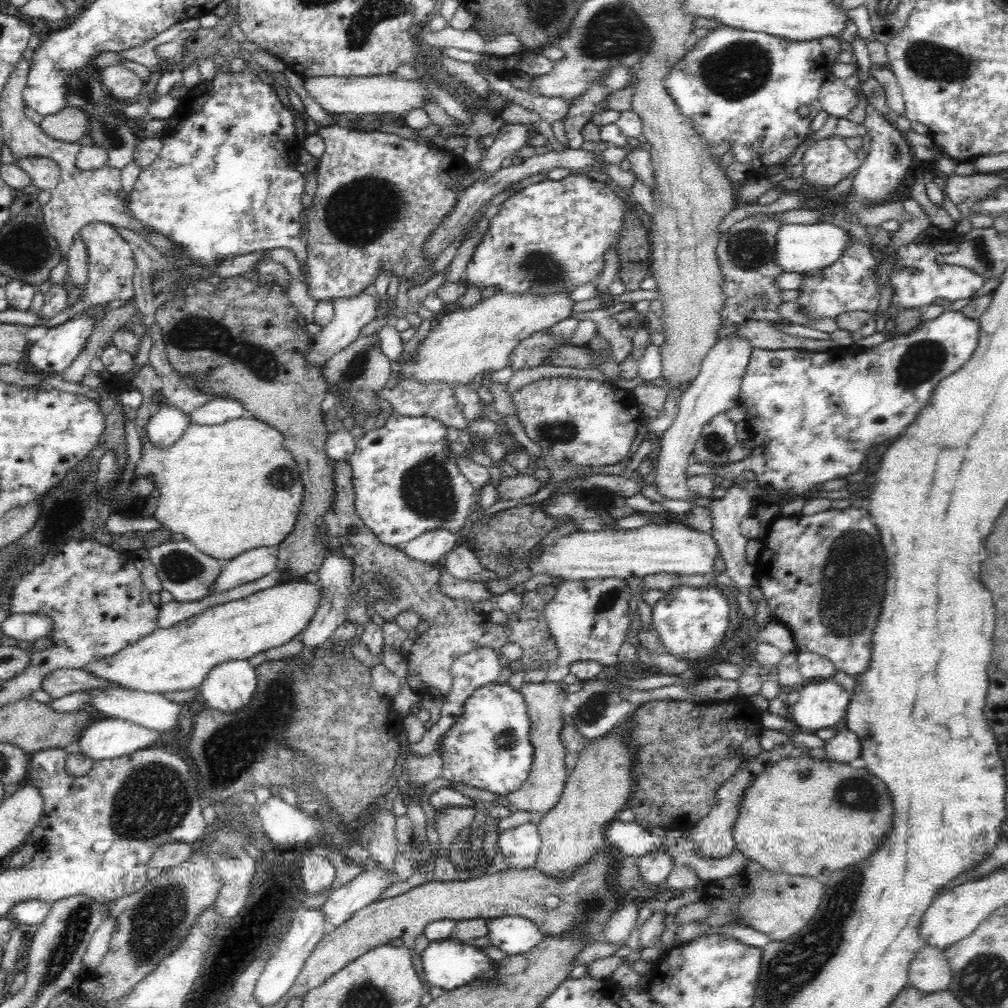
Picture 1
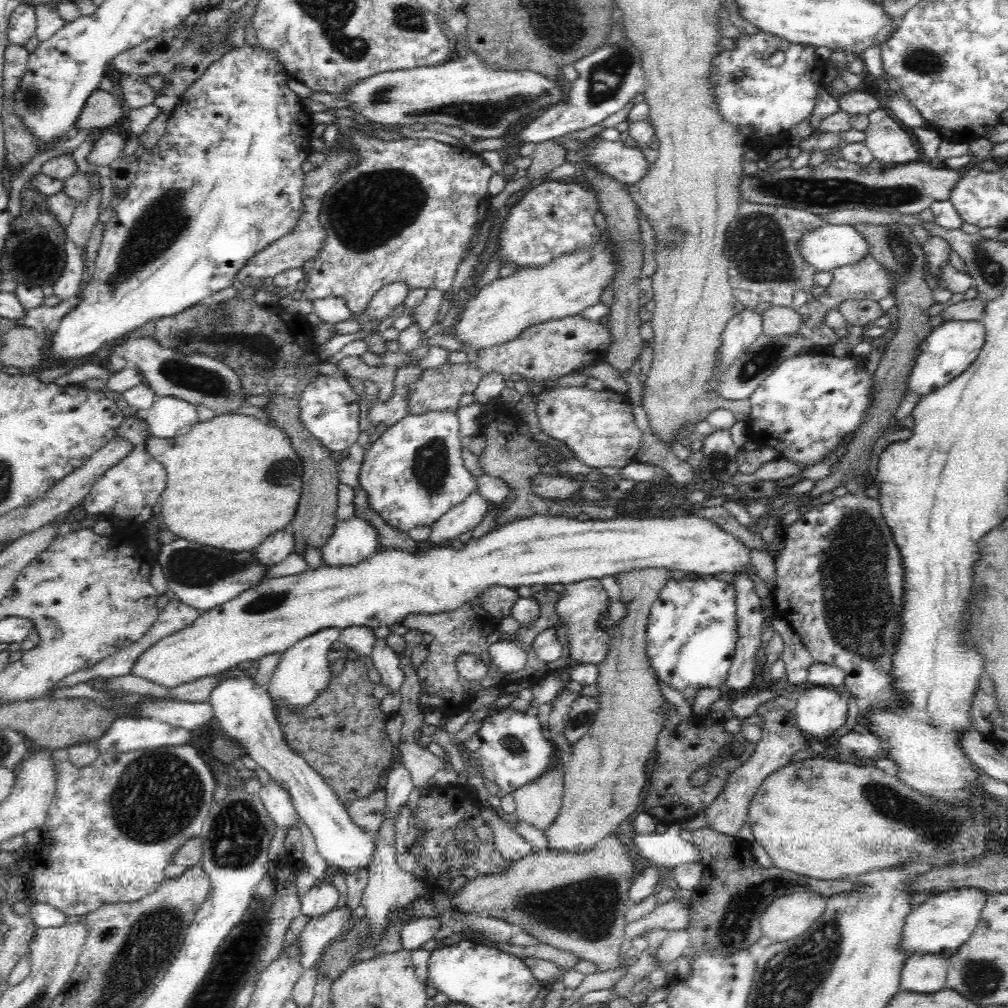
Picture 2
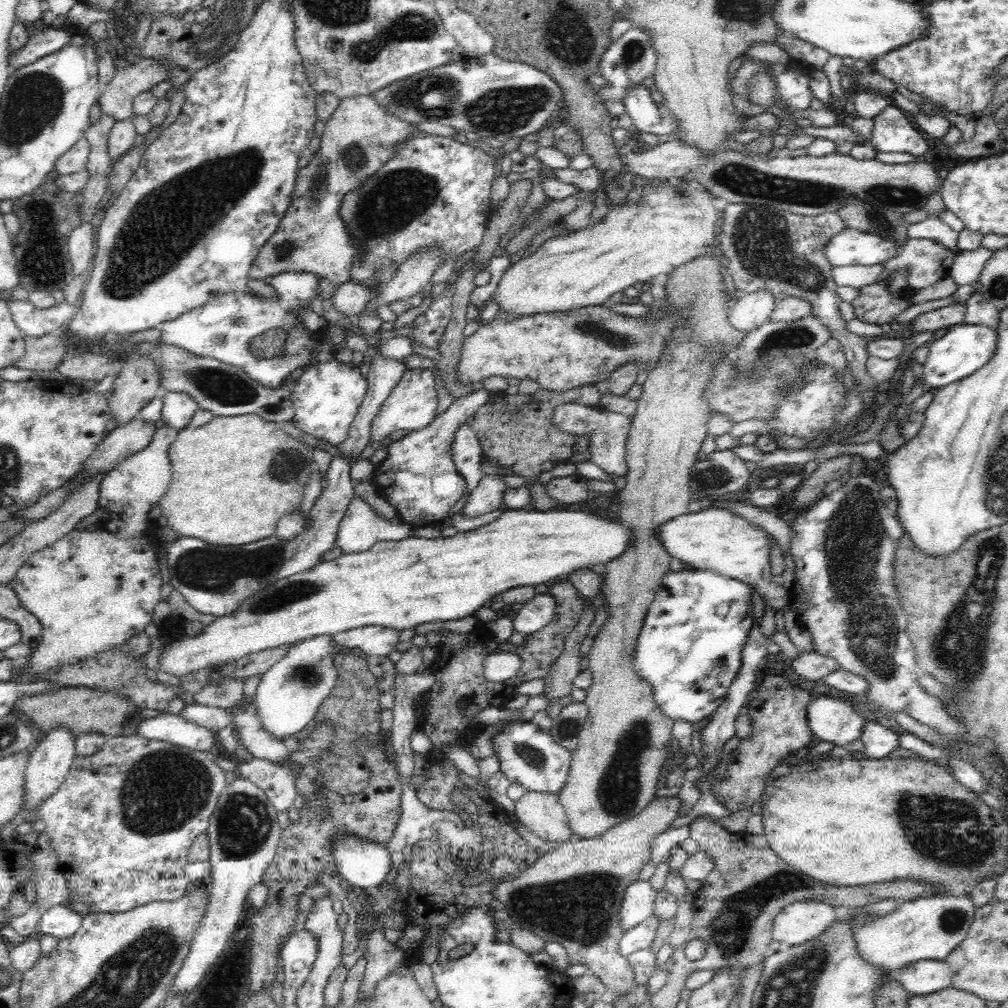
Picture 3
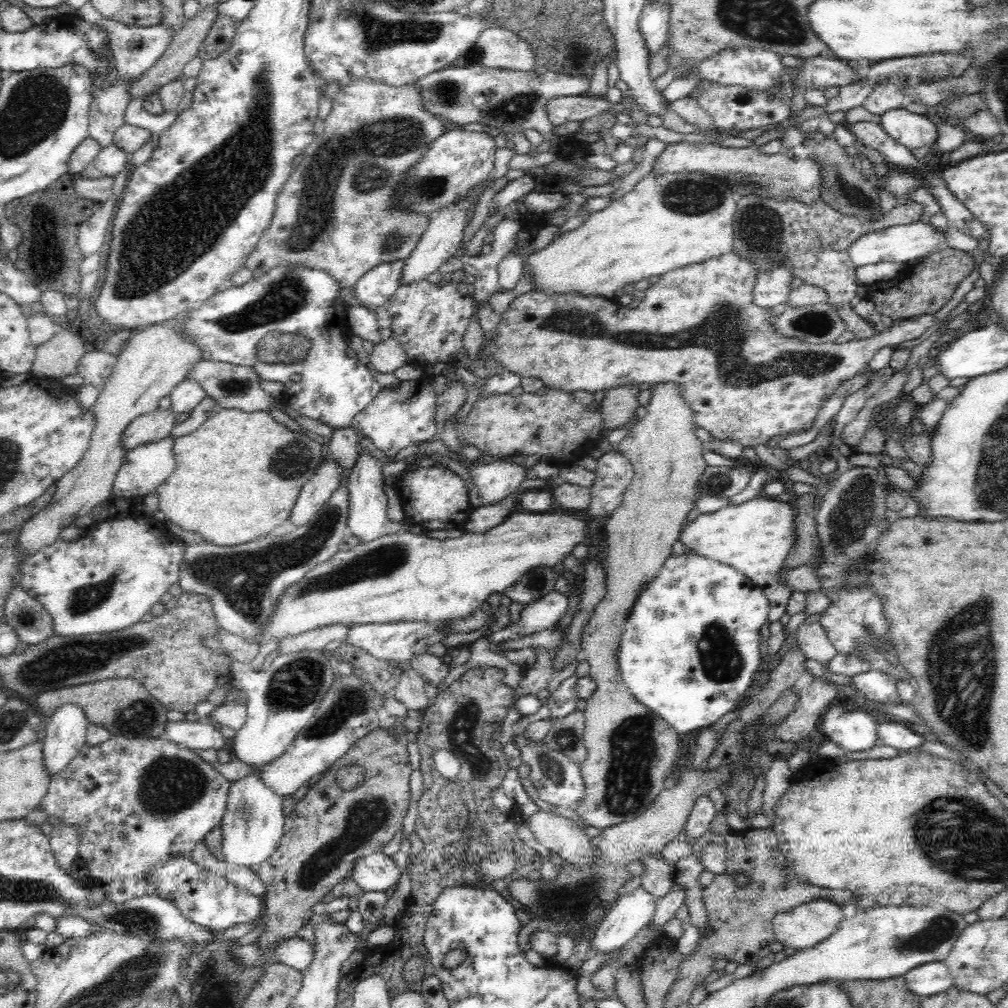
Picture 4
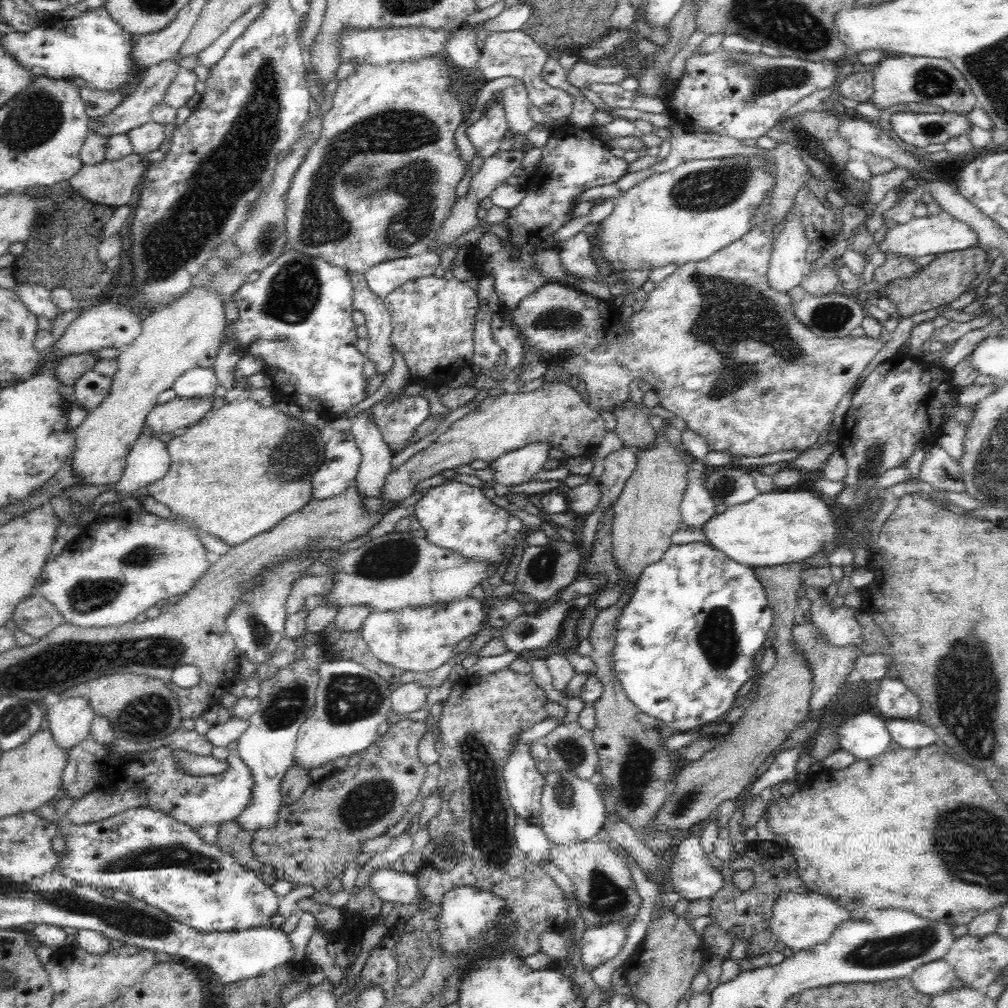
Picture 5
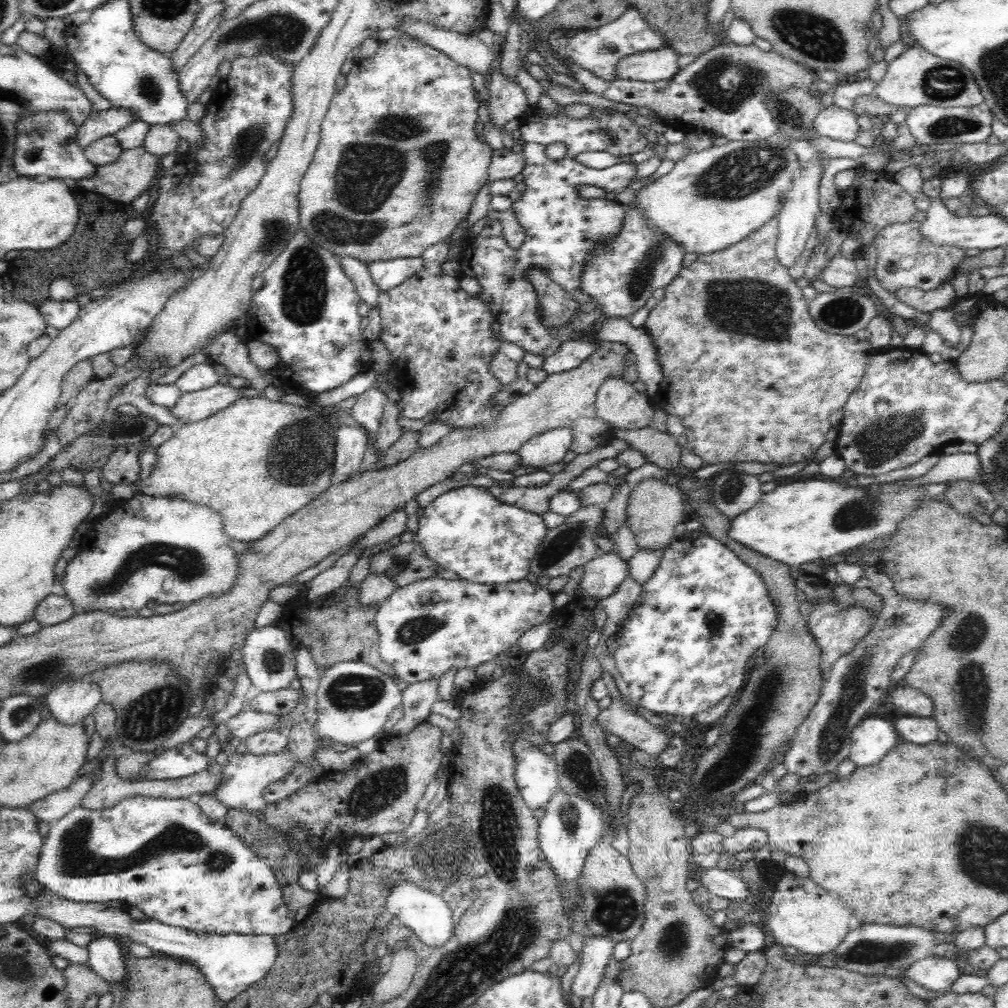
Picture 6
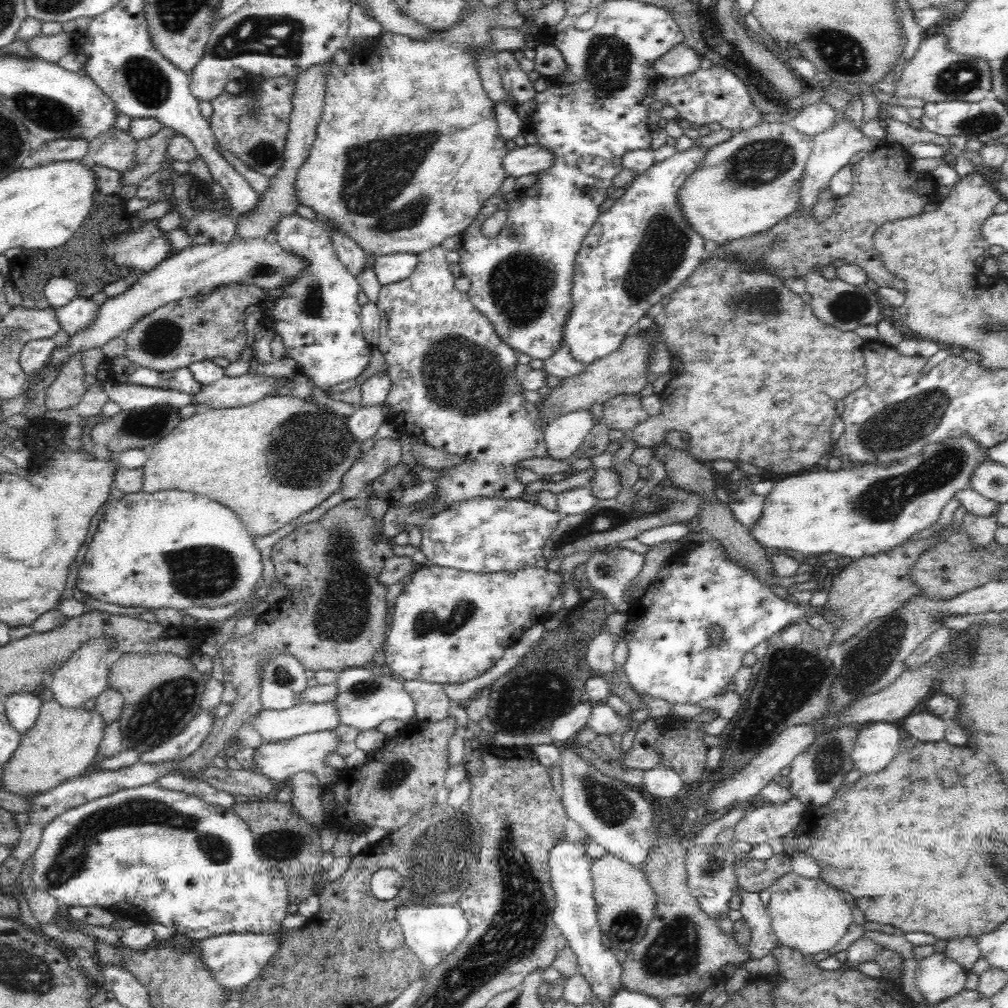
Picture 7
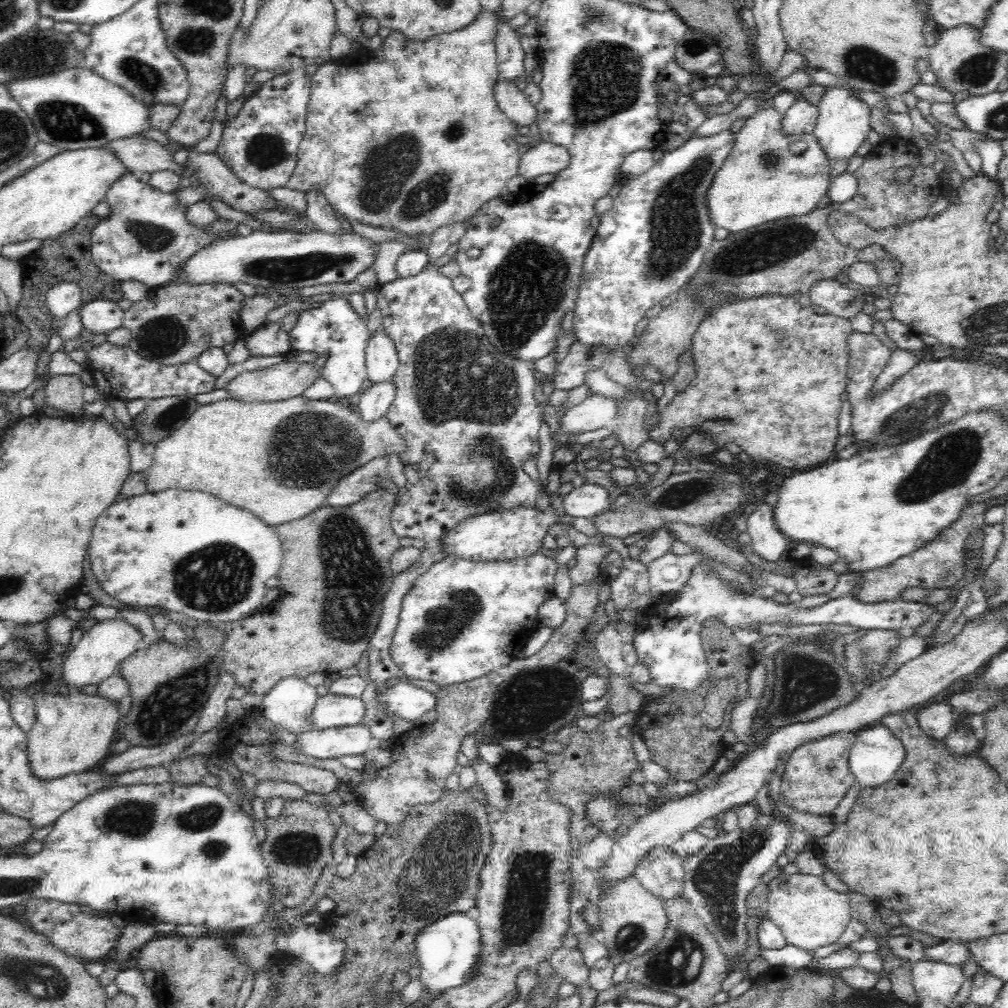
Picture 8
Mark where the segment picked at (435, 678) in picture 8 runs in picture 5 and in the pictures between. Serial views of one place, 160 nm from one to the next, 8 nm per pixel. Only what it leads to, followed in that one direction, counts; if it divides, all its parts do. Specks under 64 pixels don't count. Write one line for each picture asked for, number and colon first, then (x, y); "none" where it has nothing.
5: (417, 639)
6: (423, 629)
7: (447, 626)

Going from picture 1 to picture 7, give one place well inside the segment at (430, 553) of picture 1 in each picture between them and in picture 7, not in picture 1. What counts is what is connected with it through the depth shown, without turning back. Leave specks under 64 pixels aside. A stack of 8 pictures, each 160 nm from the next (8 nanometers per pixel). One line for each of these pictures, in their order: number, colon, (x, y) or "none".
2: (459, 520)
3: (487, 496)
4: (494, 482)
5: (520, 466)
6: (548, 448)
7: (563, 435)

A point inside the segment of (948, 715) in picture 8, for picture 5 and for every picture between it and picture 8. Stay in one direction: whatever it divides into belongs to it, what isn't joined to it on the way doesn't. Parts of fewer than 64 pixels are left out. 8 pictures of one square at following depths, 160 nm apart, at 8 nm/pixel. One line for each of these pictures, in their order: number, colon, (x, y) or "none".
5: (909, 733)
6: (916, 730)
7: (926, 727)

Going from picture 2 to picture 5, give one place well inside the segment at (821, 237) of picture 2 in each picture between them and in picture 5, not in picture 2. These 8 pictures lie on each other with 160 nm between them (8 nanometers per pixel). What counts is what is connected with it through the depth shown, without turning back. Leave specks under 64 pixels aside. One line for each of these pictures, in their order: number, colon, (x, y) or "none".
3: (852, 247)
4: (901, 243)
5: (924, 234)

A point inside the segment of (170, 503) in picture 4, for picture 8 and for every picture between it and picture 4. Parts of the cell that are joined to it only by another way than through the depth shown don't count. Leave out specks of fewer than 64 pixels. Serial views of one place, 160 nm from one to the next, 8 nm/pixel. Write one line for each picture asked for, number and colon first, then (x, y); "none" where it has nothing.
5: (236, 474)
6: (254, 463)
7: (241, 457)
8: (279, 460)

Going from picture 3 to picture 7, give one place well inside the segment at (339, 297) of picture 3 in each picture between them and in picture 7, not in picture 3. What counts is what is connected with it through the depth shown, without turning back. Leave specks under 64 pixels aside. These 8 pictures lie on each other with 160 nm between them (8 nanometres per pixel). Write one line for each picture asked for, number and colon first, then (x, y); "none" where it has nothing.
4: (373, 289)
5: (382, 279)
6: (387, 274)
7: (392, 268)

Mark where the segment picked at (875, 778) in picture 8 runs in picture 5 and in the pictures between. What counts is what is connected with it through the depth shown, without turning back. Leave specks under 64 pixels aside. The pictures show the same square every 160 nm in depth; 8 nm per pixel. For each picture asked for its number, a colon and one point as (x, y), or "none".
5: (863, 735)
6: (871, 738)
7: (877, 743)

